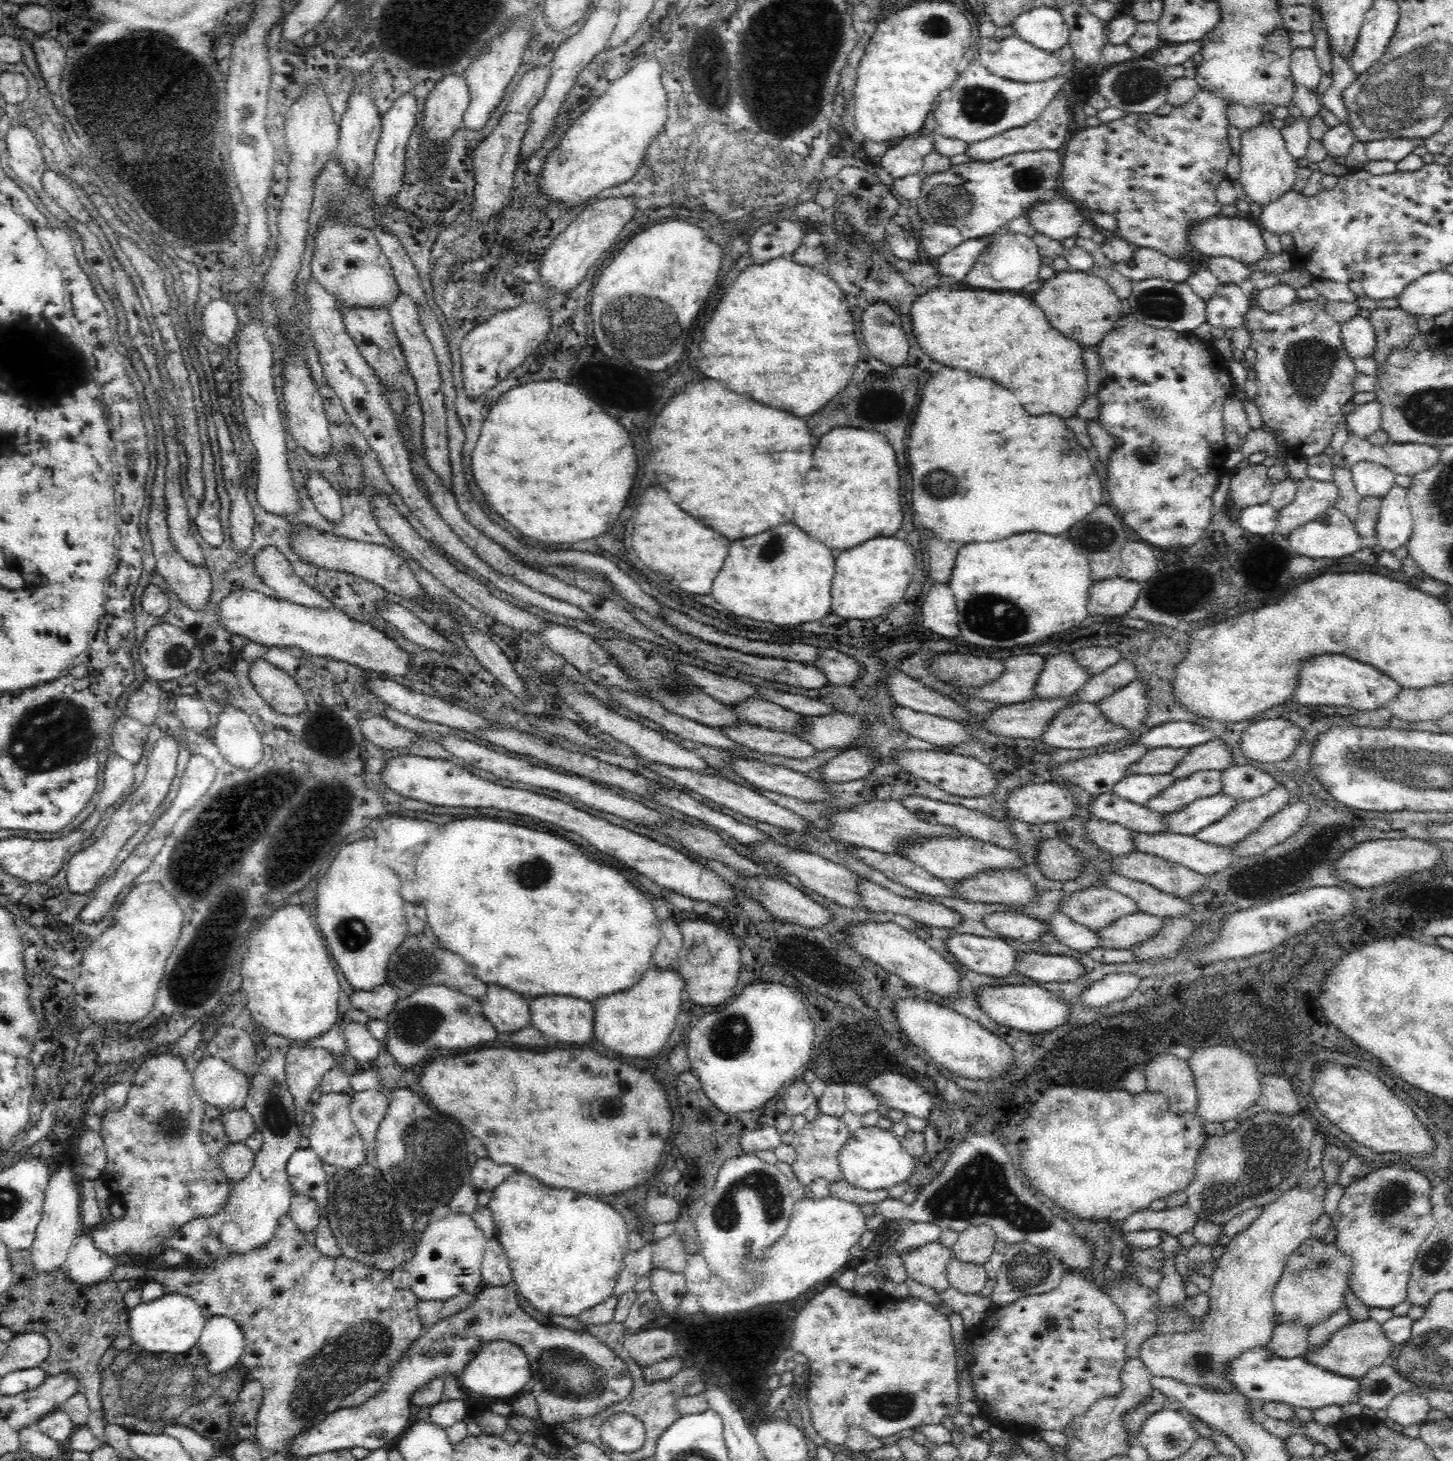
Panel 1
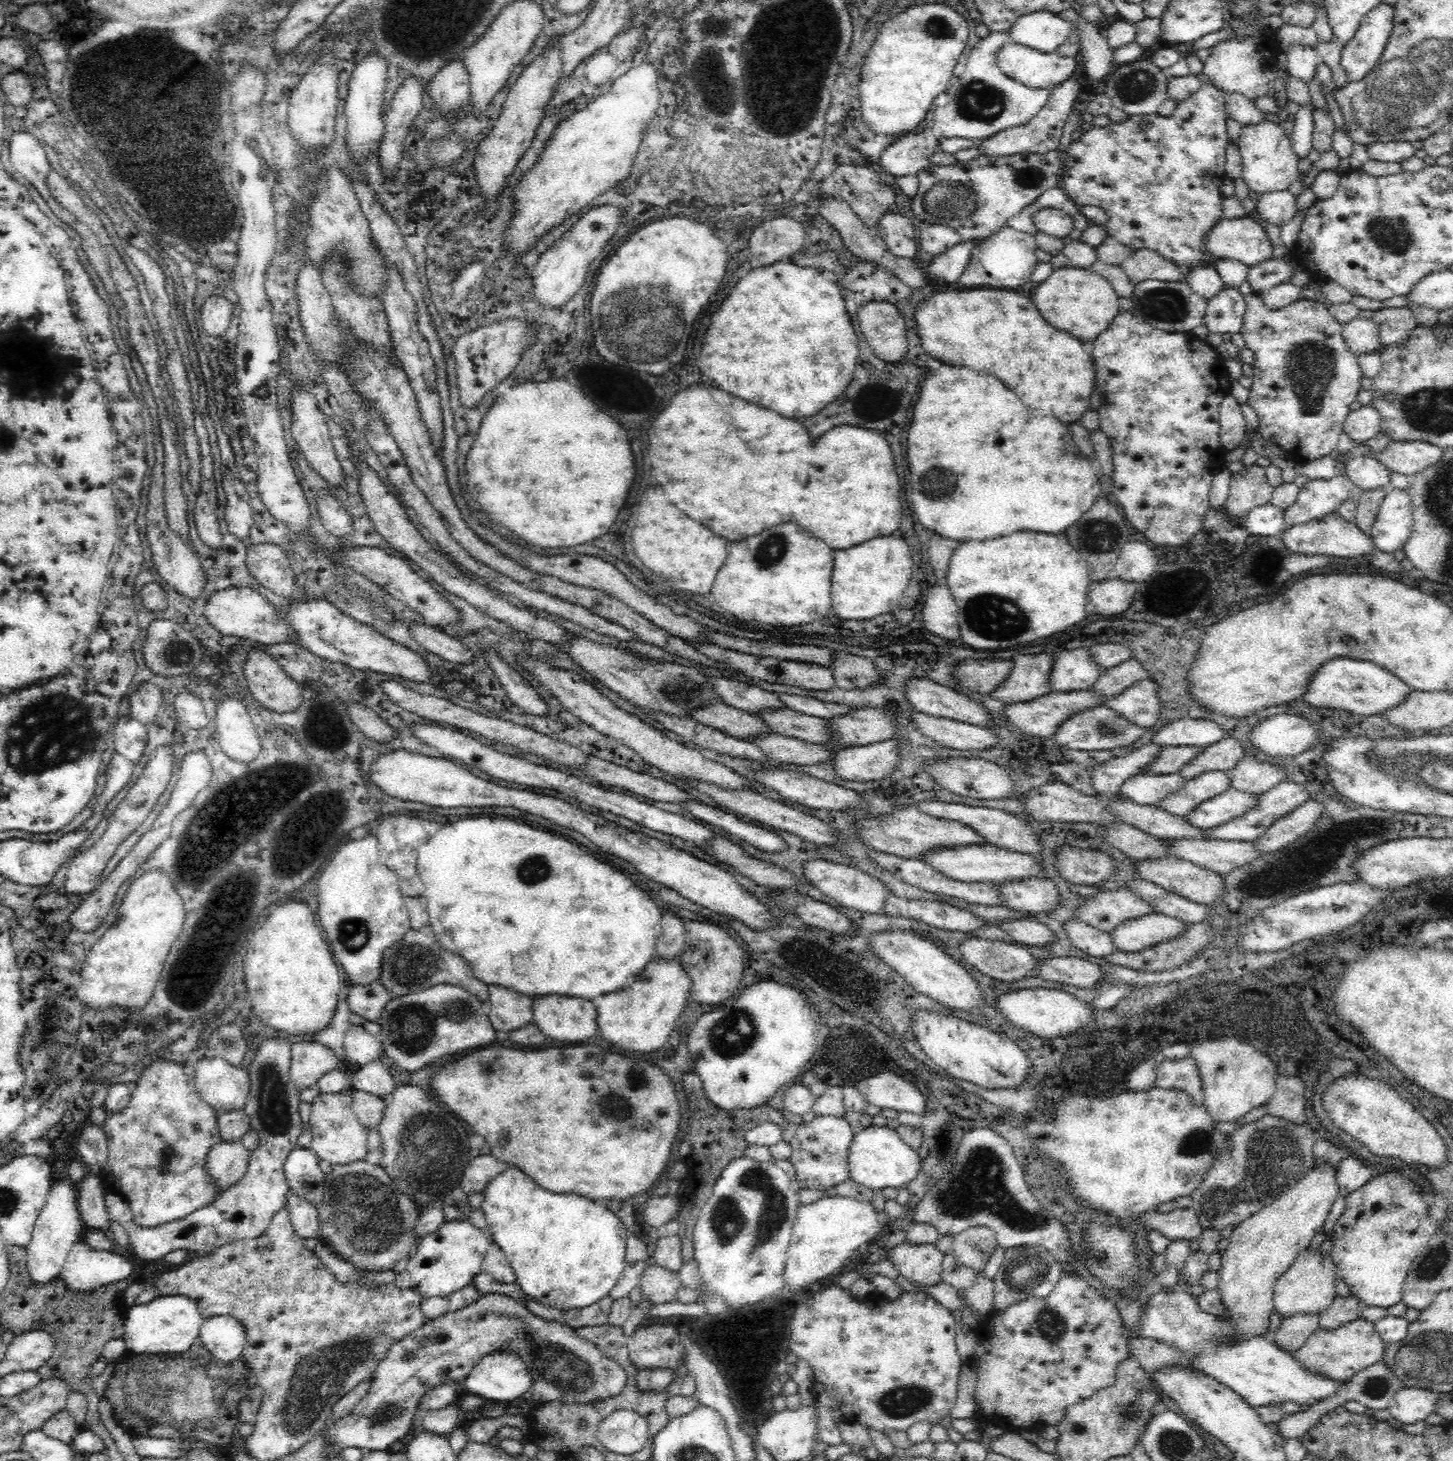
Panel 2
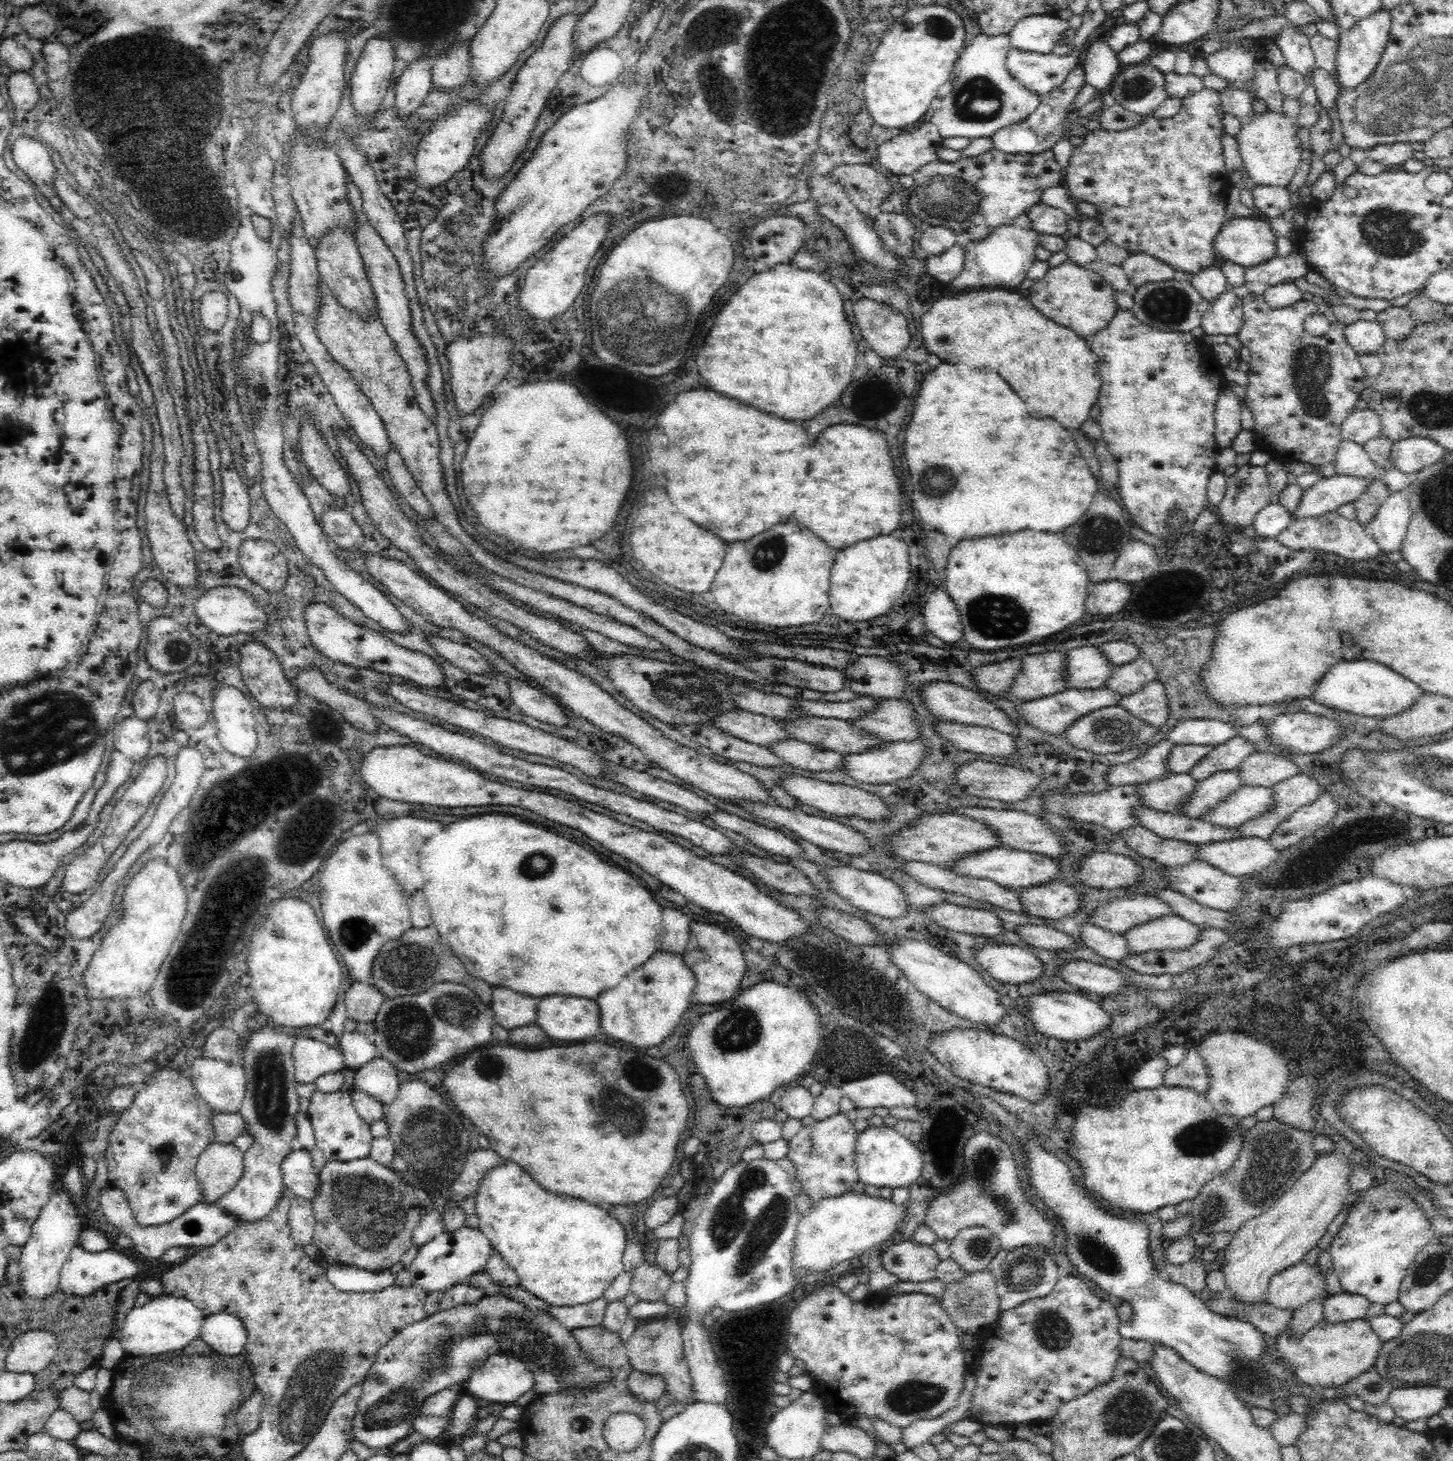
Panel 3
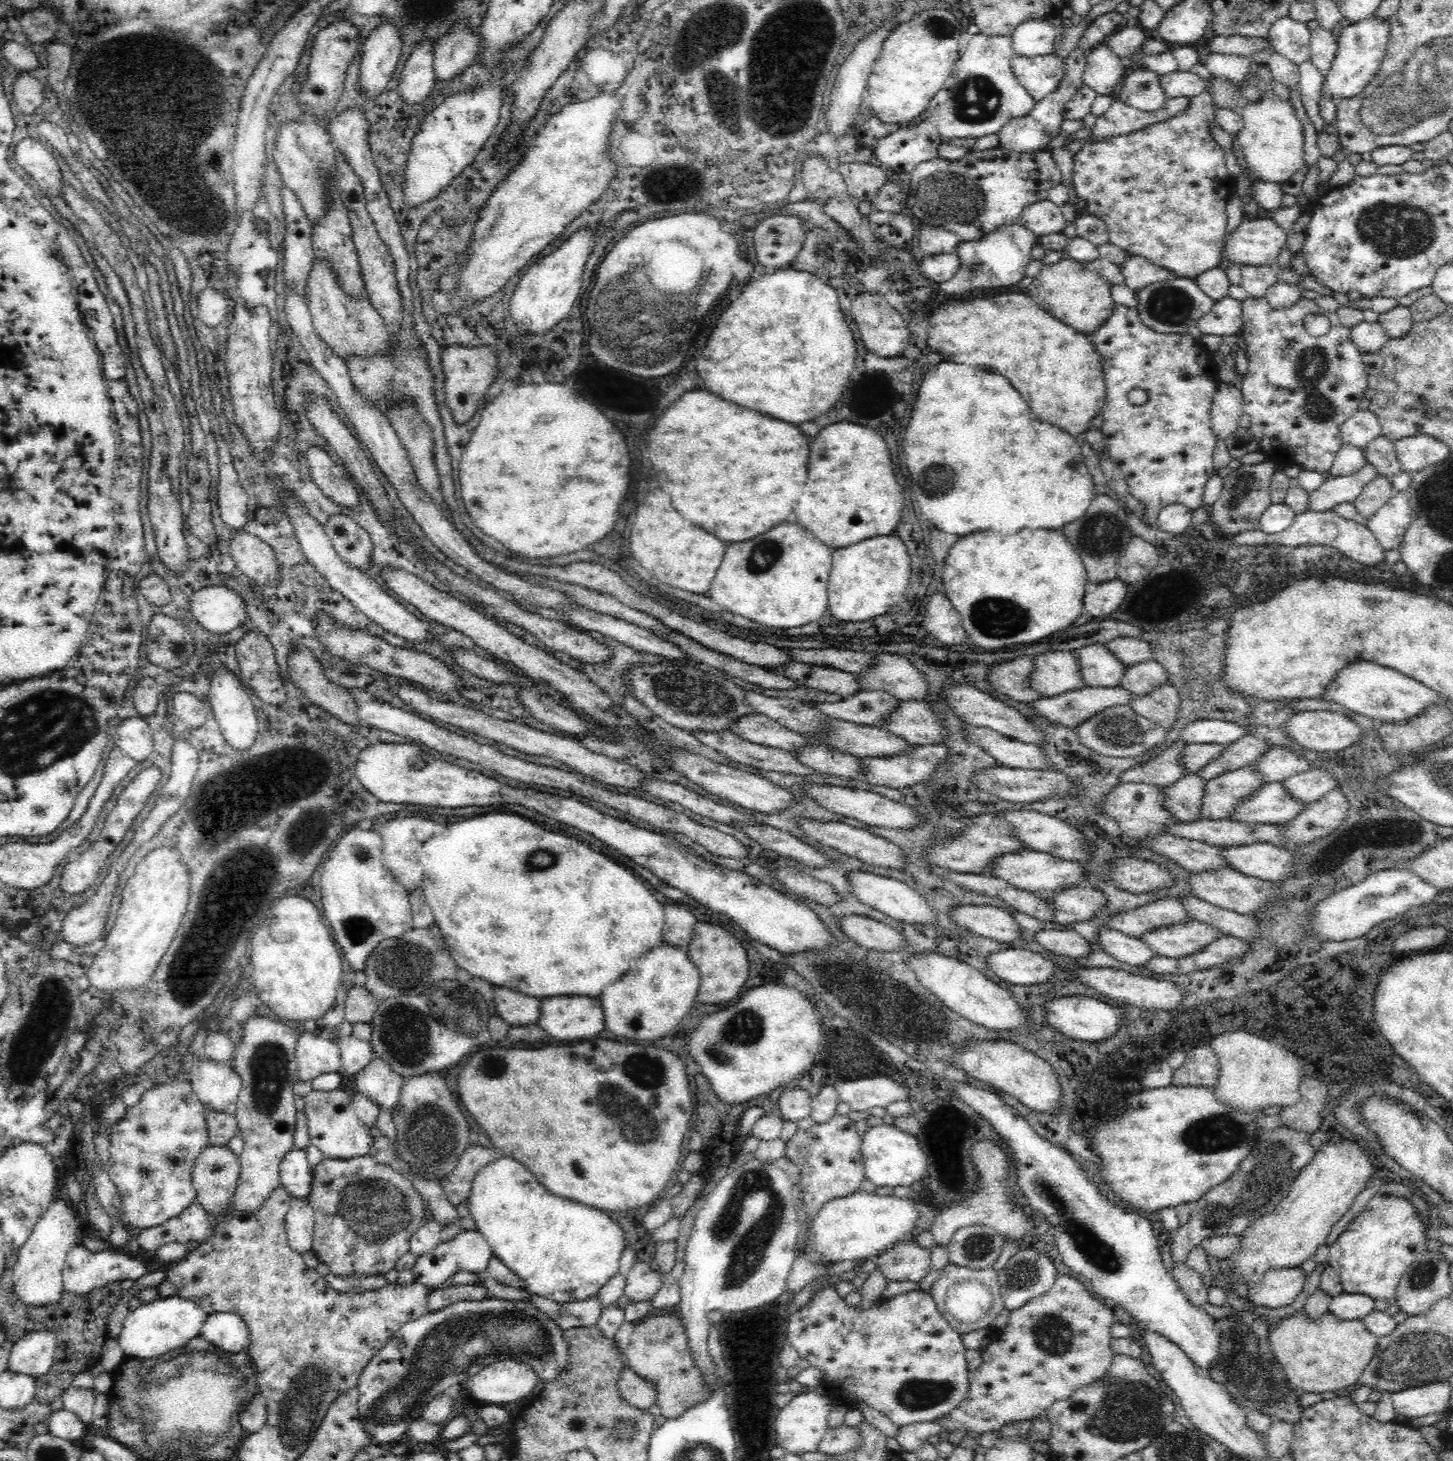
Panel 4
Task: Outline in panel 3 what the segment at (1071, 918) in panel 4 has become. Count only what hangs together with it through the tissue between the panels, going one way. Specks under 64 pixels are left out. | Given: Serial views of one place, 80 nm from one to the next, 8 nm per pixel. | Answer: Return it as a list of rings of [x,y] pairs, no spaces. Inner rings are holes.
[[[1061,880],[1014,891],[1022,905],[1022,912],[1040,918],[1062,918],[1074,914],[1080,908],[1076,892]]]

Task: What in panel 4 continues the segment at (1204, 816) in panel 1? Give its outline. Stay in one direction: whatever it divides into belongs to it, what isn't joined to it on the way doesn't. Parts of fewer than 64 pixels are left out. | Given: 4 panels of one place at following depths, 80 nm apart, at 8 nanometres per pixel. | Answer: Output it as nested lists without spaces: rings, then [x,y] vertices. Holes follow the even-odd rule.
[[[1279,782],[1263,783],[1254,793],[1241,798],[1226,820],[1284,825],[1293,820],[1304,808],[1305,805],[1295,802]]]

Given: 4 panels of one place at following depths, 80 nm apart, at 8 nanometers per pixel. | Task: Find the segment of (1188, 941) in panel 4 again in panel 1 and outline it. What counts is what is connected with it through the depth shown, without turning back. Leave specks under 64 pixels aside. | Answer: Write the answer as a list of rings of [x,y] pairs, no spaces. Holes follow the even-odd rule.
[[[1142,911],[1130,912],[1116,922],[1094,930],[1100,939],[1100,946],[1107,949],[1126,950],[1138,942],[1154,936],[1164,926],[1164,919]]]

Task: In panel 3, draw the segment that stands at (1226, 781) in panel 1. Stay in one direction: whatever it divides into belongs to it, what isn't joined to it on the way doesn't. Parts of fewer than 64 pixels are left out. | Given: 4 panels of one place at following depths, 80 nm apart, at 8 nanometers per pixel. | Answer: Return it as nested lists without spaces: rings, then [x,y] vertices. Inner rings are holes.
[[[1254,751],[1237,768],[1240,782],[1250,787],[1270,788],[1297,774],[1292,762],[1274,755]]]

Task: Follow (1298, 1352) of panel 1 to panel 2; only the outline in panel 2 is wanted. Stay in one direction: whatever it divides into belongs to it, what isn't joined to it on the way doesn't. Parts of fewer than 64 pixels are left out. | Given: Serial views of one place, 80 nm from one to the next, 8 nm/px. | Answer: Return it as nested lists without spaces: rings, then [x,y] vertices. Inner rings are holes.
[[[1296,1314],[1292,1318],[1282,1320],[1280,1327],[1269,1339],[1286,1354],[1294,1354],[1308,1342],[1308,1338],[1319,1328],[1319,1316],[1303,1316]]]

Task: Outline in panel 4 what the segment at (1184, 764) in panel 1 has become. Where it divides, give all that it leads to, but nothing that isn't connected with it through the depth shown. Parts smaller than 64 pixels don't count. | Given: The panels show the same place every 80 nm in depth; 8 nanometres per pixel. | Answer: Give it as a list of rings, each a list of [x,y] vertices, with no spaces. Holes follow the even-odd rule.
[[[1246,734],[1238,737],[1234,742],[1225,746],[1214,760],[1210,760],[1206,766],[1196,770],[1196,776],[1205,781],[1212,780],[1215,776],[1224,774],[1230,770],[1238,770],[1262,756],[1269,749],[1268,743],[1260,737]]]

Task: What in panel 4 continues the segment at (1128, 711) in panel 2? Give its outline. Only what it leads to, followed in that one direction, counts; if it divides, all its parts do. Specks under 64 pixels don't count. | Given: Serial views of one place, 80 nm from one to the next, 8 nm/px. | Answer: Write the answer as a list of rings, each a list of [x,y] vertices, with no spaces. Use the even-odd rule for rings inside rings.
[[[1160,684],[1148,694],[1134,695],[1126,705],[1130,705],[1136,714],[1170,731],[1171,724],[1174,724],[1174,718],[1176,718],[1176,710],[1178,710],[1178,693],[1172,685]]]

